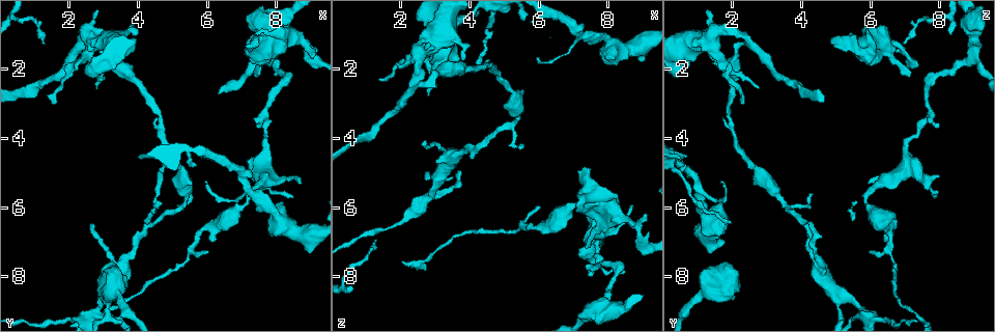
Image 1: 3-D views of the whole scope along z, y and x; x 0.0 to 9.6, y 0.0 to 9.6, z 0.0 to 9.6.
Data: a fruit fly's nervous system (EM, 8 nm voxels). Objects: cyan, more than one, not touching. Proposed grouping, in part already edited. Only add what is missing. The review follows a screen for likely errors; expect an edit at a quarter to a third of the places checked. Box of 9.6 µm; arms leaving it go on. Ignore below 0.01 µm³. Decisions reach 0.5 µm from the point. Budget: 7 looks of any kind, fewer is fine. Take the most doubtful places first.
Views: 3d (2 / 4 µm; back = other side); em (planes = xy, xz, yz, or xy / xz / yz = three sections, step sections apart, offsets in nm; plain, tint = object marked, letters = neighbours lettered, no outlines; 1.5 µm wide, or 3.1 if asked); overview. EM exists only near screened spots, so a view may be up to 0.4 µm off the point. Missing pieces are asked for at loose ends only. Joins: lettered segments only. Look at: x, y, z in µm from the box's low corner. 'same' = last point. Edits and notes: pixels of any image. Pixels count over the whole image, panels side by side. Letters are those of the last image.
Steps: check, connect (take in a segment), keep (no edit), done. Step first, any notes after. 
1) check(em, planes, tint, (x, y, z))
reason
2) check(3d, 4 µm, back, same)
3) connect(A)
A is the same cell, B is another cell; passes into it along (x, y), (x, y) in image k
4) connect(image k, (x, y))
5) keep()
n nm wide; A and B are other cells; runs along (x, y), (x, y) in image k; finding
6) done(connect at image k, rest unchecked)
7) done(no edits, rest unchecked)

check(em, planes, letters, (8.10, 5.85, 1.65))
thick end

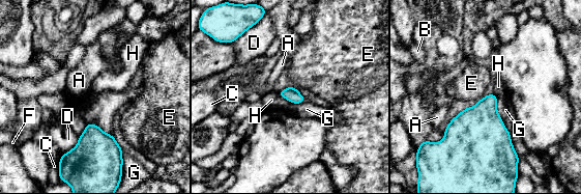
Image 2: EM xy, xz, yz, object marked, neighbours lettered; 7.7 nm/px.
keep()
A, B, C, D, E, F, G and H are other cells; border along (278, 93), (290, 102) in image 2; none of them fits

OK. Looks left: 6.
check(3d, 2 µm, (9.10, 1.60, 6.20))
an open end

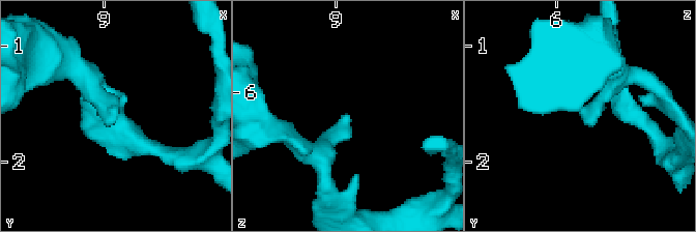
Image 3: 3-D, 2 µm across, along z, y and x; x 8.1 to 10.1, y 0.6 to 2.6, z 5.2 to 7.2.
check(em, planes, letters, (9.12, 1.60, 6.22))
shape alone is not enough

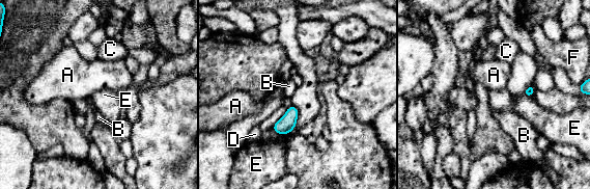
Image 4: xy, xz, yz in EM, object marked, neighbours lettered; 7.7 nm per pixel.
keep()
E touches over 260 nm; A, B, C, D, E and F are other cells; border along (292, 104), (296, 126), (281, 135) in image 4; no lettered segment goes on from it

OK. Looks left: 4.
check(3d, 4 µm, (5.45, 5.60, 4.25))

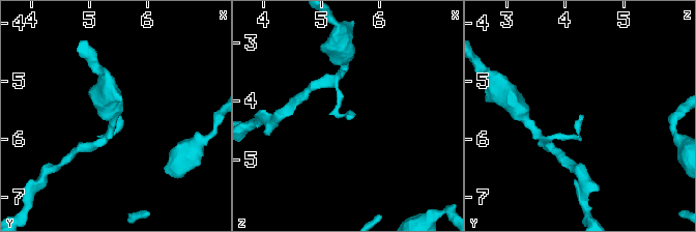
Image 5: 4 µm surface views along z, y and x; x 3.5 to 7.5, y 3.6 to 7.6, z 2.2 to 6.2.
check(em, planes, letters, (5.45, 5.55, 4.30))

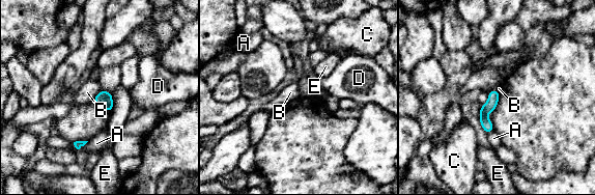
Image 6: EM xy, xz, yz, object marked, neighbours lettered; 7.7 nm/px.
keep()
A touches over 130 nm; A, B, C, D and E are other cells; no lettered segment goes on from it

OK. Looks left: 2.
done(no edits, rest unchecked)

